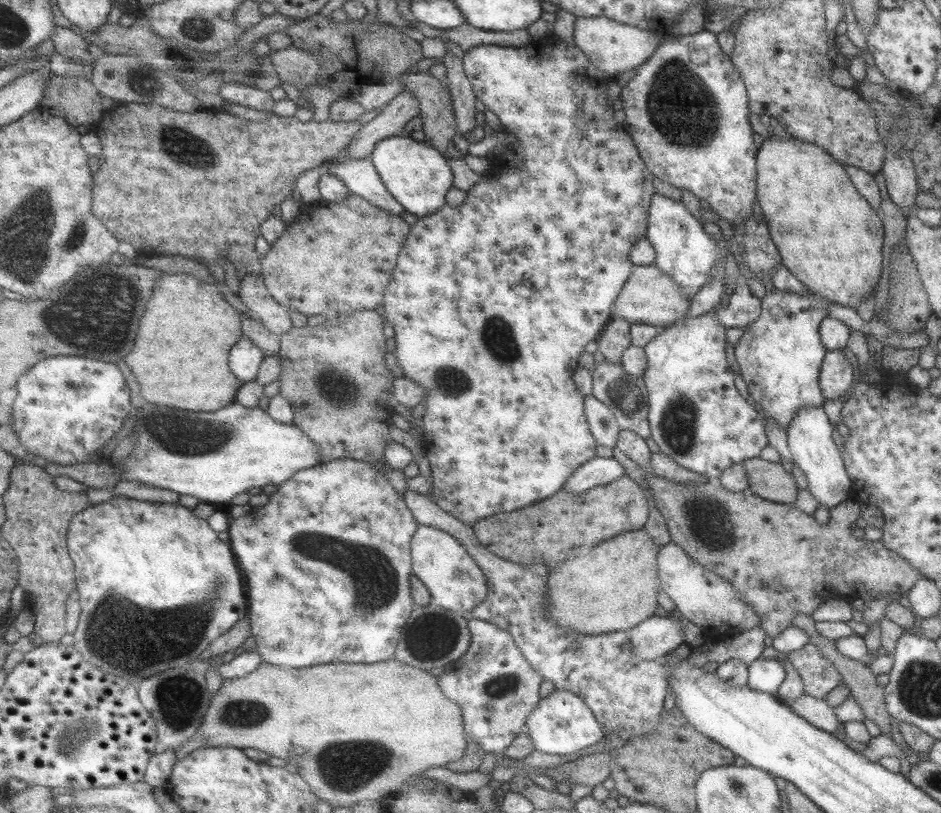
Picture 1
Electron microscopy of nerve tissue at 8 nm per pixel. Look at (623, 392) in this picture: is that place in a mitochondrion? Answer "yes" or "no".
yes

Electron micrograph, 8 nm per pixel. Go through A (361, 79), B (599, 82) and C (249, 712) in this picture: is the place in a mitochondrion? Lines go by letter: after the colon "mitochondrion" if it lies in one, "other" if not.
A: other
B: other
C: mitochondrion

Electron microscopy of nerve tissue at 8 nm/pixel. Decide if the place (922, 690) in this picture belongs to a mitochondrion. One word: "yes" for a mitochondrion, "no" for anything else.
yes

